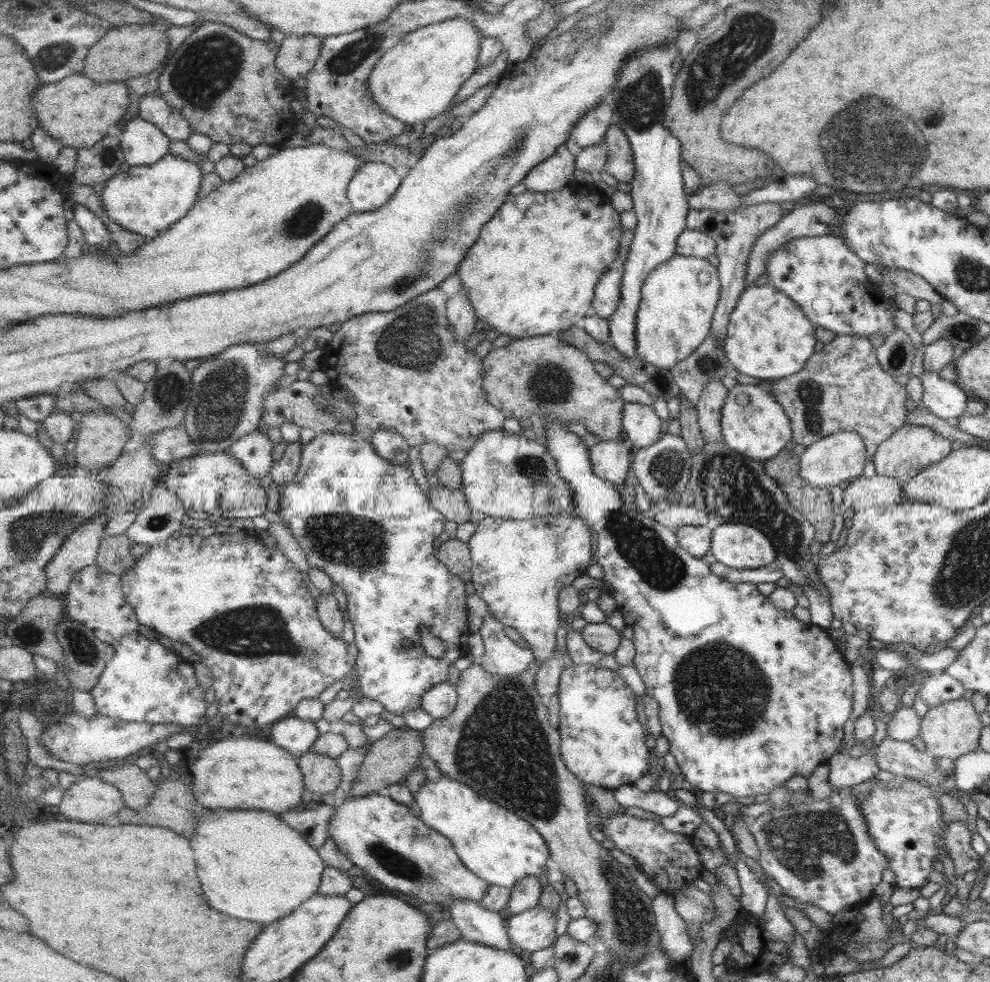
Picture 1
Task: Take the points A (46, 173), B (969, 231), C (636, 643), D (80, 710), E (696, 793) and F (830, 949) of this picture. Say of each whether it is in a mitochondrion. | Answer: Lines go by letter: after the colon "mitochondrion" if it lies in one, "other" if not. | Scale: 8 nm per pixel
A: other
B: other
C: other
D: other
E: other
F: other

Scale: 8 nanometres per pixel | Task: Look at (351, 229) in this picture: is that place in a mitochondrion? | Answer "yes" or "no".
no

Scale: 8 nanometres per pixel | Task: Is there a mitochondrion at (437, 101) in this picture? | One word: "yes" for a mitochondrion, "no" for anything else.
no

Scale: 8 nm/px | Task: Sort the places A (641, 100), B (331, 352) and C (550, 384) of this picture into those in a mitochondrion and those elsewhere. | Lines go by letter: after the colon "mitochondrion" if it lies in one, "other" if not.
A: mitochondrion
B: other
C: mitochondrion

